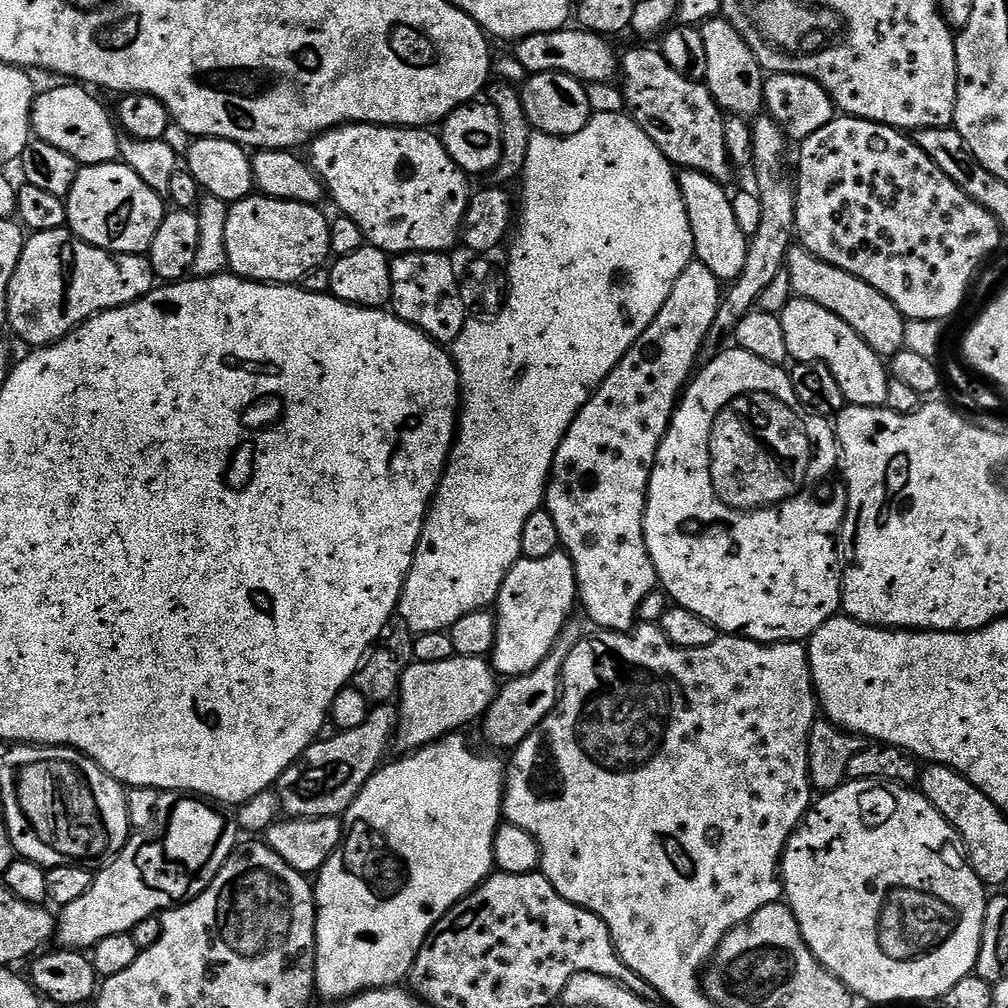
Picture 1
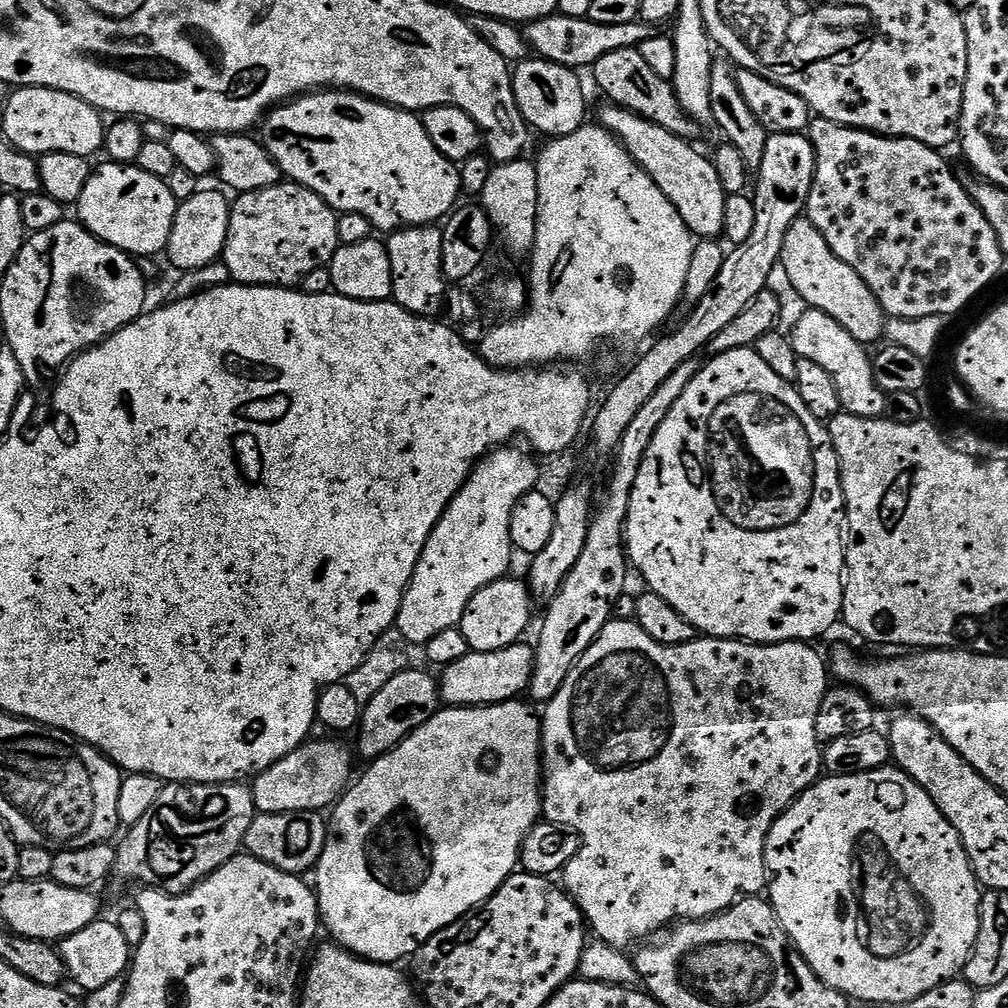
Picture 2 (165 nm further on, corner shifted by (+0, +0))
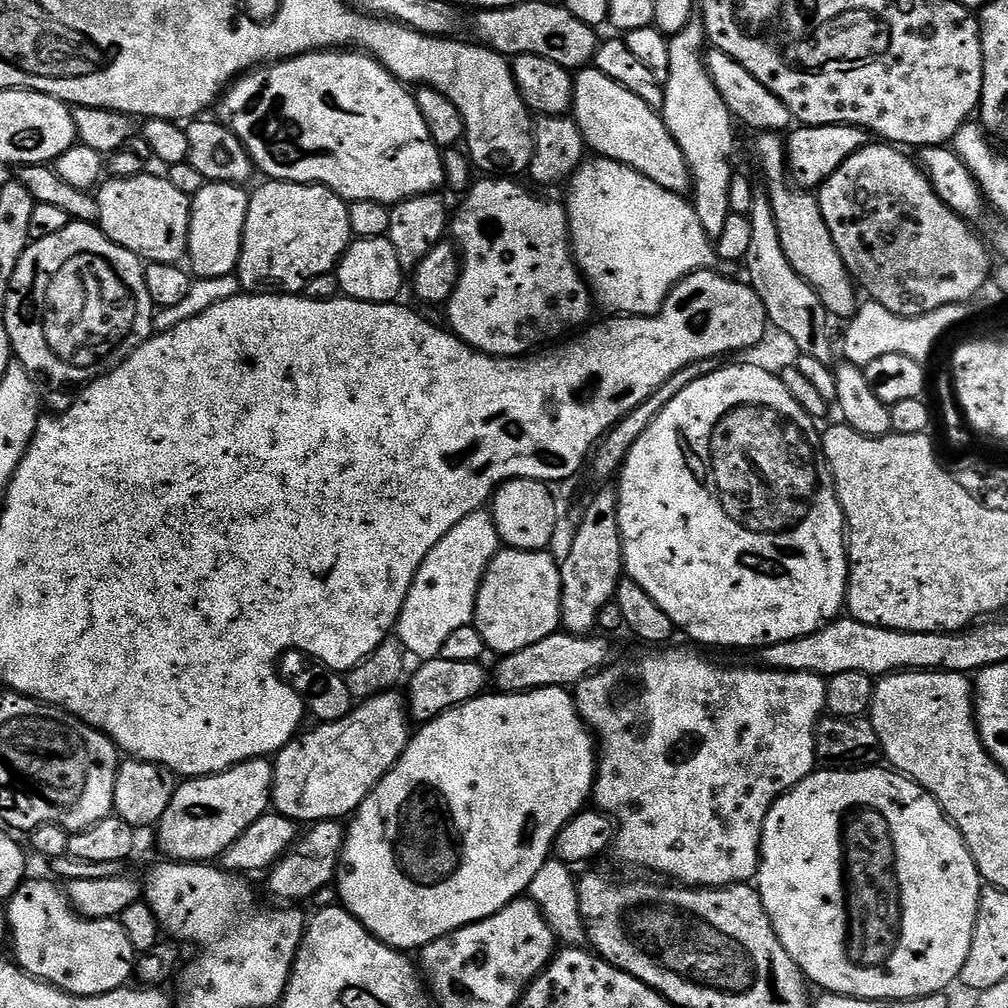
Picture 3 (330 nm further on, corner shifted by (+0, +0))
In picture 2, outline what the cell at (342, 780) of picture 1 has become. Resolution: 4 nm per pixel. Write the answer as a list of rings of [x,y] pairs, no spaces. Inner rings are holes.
[[[410,666],[402,674],[390,678],[378,694],[368,704],[363,705],[358,733],[360,732],[360,752],[365,761],[371,762],[378,756],[385,756],[391,748],[397,748],[418,726],[422,726],[442,707],[440,685],[437,677],[428,672],[419,672]]]

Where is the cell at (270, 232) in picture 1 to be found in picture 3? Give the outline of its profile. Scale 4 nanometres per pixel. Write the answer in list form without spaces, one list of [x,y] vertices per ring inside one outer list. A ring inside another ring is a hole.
[[[288,180],[264,182],[248,197],[246,222],[235,275],[248,294],[300,294],[319,276],[335,273],[354,237],[350,230],[349,201],[321,184],[291,184]]]

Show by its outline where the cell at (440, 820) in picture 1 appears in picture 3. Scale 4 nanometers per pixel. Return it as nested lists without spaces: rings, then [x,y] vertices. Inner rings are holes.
[[[557,686],[555,688],[535,688],[533,692],[500,692],[496,696],[488,696],[489,694],[481,694],[475,700],[468,700],[465,704],[459,704],[457,708],[451,708],[450,711],[444,712],[441,716],[436,716],[433,720],[427,721],[423,725],[424,728],[420,733],[413,735],[408,741],[406,750],[398,758],[396,765],[383,776],[372,788],[371,794],[365,798],[356,809],[354,815],[351,817],[350,823],[347,825],[344,833],[344,845],[340,851],[340,862],[336,865],[336,879],[334,881],[334,888],[340,891],[339,903],[353,916],[358,918],[358,922],[362,922],[362,926],[372,936],[377,938],[383,944],[389,944],[391,948],[397,950],[419,950],[424,948],[430,942],[434,942],[438,938],[442,938],[446,934],[450,934],[454,930],[458,930],[467,924],[473,924],[479,920],[490,918],[494,914],[498,914],[498,910],[505,908],[512,900],[519,900],[525,895],[530,886],[530,882],[534,878],[534,874],[538,874],[538,870],[542,870],[542,866],[550,859],[550,853],[553,851],[556,835],[560,832],[562,826],[566,822],[573,820],[575,816],[580,815],[582,809],[585,807],[584,803],[589,803],[592,789],[596,783],[596,770],[598,767],[598,744],[594,739],[589,727],[585,724],[584,719],[578,714],[576,709],[576,701],[573,693],[567,687]]]

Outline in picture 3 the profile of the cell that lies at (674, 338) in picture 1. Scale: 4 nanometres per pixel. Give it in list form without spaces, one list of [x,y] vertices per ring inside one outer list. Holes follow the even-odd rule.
[[[694,18],[677,36],[671,37],[668,49],[670,74],[666,83],[662,85],[664,125],[670,130],[674,142],[678,142],[688,163],[692,175],[690,203],[698,214],[698,222],[702,222],[702,230],[706,230],[709,238],[715,238],[718,234],[722,234],[726,218],[732,215],[730,182],[734,169],[732,169],[731,156],[736,148],[737,129],[734,127],[726,102],[722,102],[722,94],[718,94],[718,86],[714,86],[708,74],[703,19]]]

